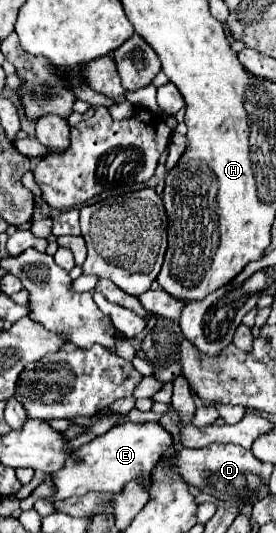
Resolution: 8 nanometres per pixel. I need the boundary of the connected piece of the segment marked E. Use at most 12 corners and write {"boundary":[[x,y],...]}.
{"boundary":[[159,423],[117,425],[75,449],[51,499],[85,495],[87,477],[119,493],[173,445]]}

